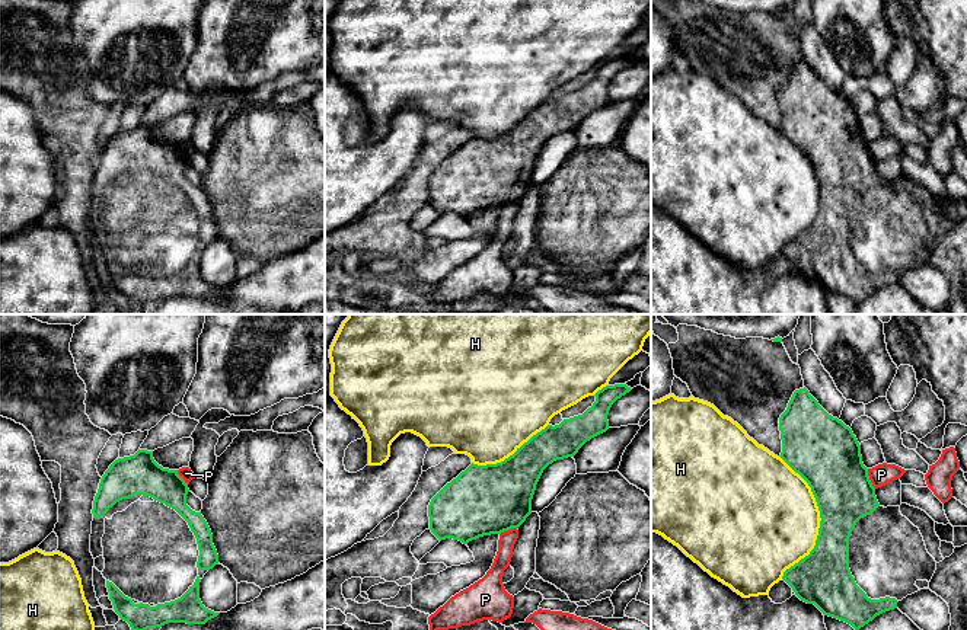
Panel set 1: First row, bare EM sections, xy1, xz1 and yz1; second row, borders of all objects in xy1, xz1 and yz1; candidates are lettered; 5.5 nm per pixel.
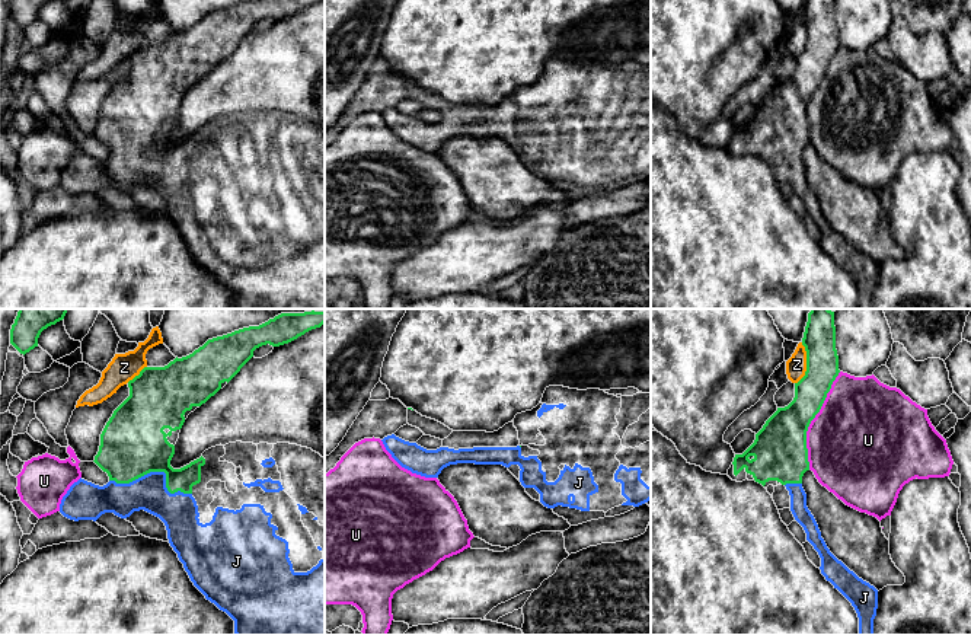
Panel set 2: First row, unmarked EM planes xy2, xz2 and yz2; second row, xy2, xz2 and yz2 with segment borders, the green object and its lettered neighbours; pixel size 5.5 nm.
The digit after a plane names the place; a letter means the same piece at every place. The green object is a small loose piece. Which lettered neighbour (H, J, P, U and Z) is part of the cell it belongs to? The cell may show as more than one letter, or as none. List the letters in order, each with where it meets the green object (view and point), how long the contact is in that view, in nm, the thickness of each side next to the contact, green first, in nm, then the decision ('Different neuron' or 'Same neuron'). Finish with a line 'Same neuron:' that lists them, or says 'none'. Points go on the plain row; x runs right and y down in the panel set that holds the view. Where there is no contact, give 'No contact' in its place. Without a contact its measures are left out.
H: Touches green at yz1 (822, 194). Shared border 700 nm. Thickness 320 nm (green) against 480 nm. Different neuron
J: Touches green at xy2 (157, 144). Shared border 460 nm. Thickness 360 nm (green) against 200 nm. Same neuron
P: Touches green at yz1 (868, 153). Shared border 120 nm. Thickness 360 nm (green) against 120 nm. Different neuron
U: Touches green at yz2 (811, 93). Shared border 550 nm. Thickness 300 nm (green) against 480 nm. Different neuron
Z: Touches green at yz2 (807, 37). Shared border 240 nm. Thickness 180 nm (green) against 110 nm. Different neuron
Same neuron: J

